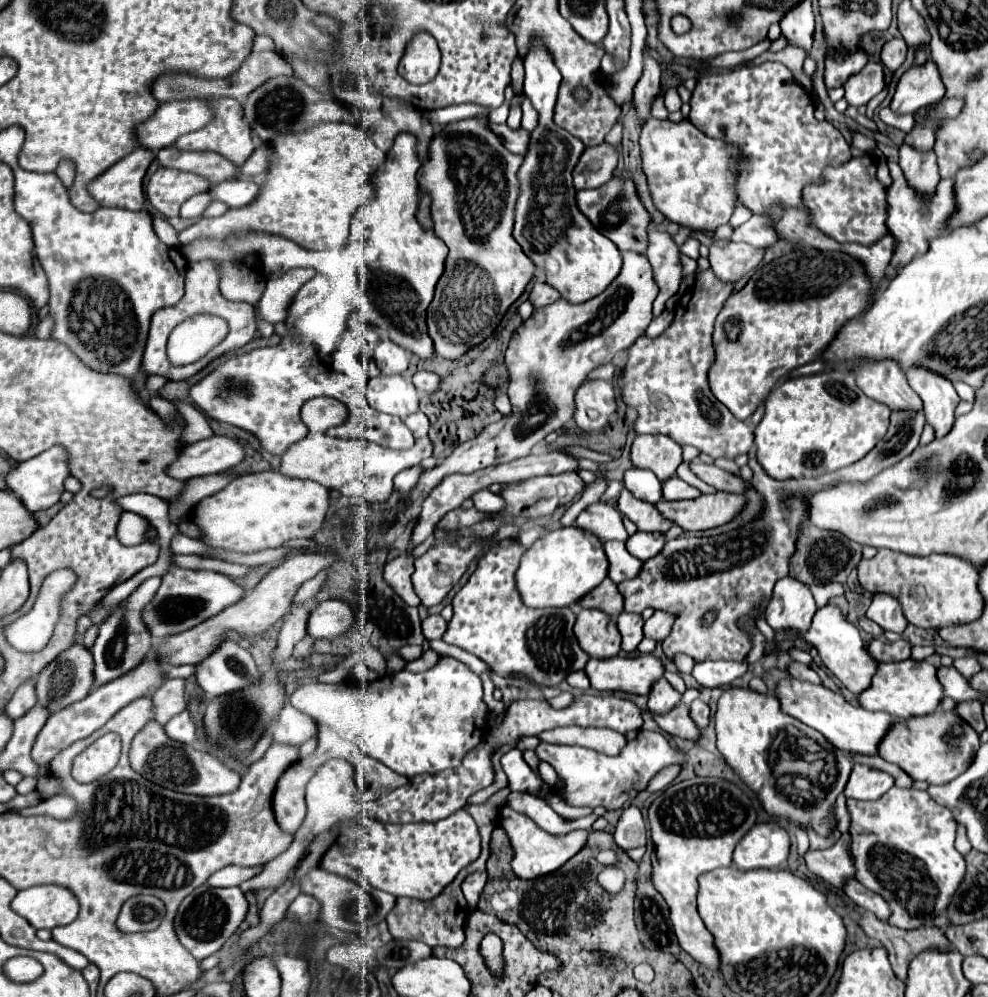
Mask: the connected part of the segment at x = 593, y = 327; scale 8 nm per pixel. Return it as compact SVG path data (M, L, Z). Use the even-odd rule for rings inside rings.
M625 253L619 275L595 299L579 305L557 299L555 305L535 309L533 315L523 321L519 331L515 331L505 351L505 365L509 369L507 395L513 405L511 415L487 425L477 437L461 443L439 465L423 471L405 503L421 503L447 475L473 473L489 465L501 465L517 457L525 457L547 433L559 431L565 423L569 423L573 415L573 395L585 375L597 365L609 363L615 353L625 351L637 337L645 335L645 329L653 319L651 309L657 291L647 257L639 253Z

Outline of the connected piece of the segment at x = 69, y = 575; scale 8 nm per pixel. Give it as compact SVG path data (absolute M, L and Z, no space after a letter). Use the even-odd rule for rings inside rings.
M55 571L41 587L33 609L5 627L7 641L19 651L39 651L53 633L59 619L59 601L63 593L75 583L73 571Z

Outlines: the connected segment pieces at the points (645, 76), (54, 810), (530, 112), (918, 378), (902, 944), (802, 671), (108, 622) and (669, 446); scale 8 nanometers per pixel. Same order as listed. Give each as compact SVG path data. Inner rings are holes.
M643 51L643 73L635 85L635 107L641 119L649 117L651 99L659 91L659 77L661 77L659 63L647 51Z
M55 795L51 799L41 801L37 807L28 807L10 812L17 812L24 816L47 814L51 815L51 817L57 817L57 819L69 819L75 813L75 809L77 809L77 803L71 797L67 797L67 795Z
M525 99L522 105L521 126L531 132L538 125L538 114L529 99Z
M911 369L907 373L907 381L923 401L925 419L935 429L935 437L945 437L955 423L955 407L961 401L951 381L925 369Z
M869 911L861 913L861 919L857 921L857 925L865 931L867 937L881 941L881 945L887 949L893 973L897 973L901 981L905 981L907 977L909 961L923 949L929 949L929 947L937 947L943 951L951 949L949 941L945 939L939 927L921 927L921 929L905 931L905 929L891 927L885 921L879 921Z
M791 662L789 663L789 667L787 667L787 671L792 677L802 681L811 681L811 683L815 685L821 685L821 679L819 679L819 675L817 672L800 662Z
M149 577L145 579L127 599L125 599L125 605L123 607L117 607L101 625L99 625L99 635L97 635L97 641L95 645L91 647L93 651L93 657L95 657L95 681L93 685L99 687L107 681L113 681L121 675L125 675L129 669L133 669L135 665L139 665L145 655L151 651L151 633L143 621L143 609L145 605L155 597L157 589L159 589L159 583L161 583L161 577Z
M637 435L631 447L633 467L649 469L659 481L675 475L681 465L681 445L665 435Z

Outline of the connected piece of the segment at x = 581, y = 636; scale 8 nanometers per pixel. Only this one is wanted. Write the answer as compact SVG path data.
M581 609L575 621L575 637L589 657L615 657L621 651L621 635L613 617L601 609Z

